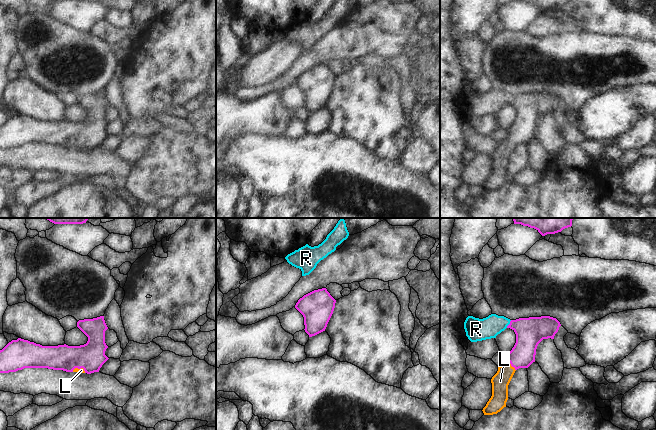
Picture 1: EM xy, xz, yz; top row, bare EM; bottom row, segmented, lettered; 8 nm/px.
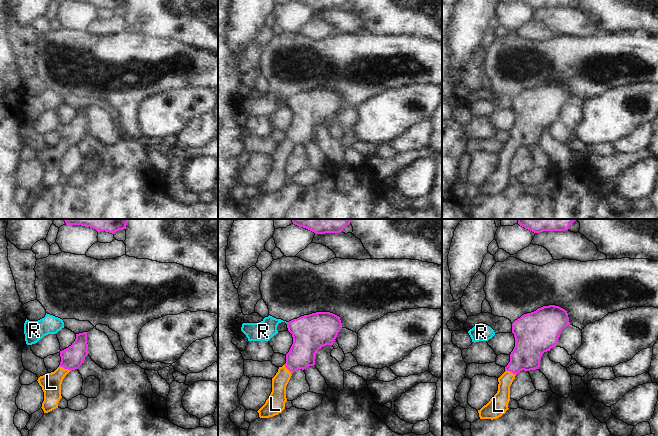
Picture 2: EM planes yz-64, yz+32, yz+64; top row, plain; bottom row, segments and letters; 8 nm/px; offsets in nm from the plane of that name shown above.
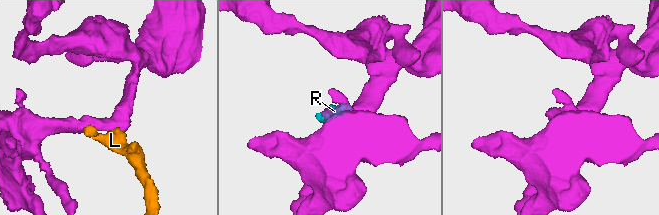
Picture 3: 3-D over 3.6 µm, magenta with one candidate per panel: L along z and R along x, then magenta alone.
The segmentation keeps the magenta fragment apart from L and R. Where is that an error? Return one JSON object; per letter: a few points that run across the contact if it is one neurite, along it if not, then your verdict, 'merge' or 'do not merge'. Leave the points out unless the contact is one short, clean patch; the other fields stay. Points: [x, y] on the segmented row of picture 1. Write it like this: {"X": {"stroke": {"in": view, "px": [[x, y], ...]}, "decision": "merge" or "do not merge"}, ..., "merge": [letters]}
{"L": {"stroke": {"in": "yz", "px": [[522, 355], [512, 366], [500, 381]]}, "decision": "merge"}, "R": {"stroke": {"in": "yz", "px": [[530, 331], [519, 325], [509, 324], [494, 324], [479, 329]]}, "decision": "merge"}, "merge": ["L", "R"]}

